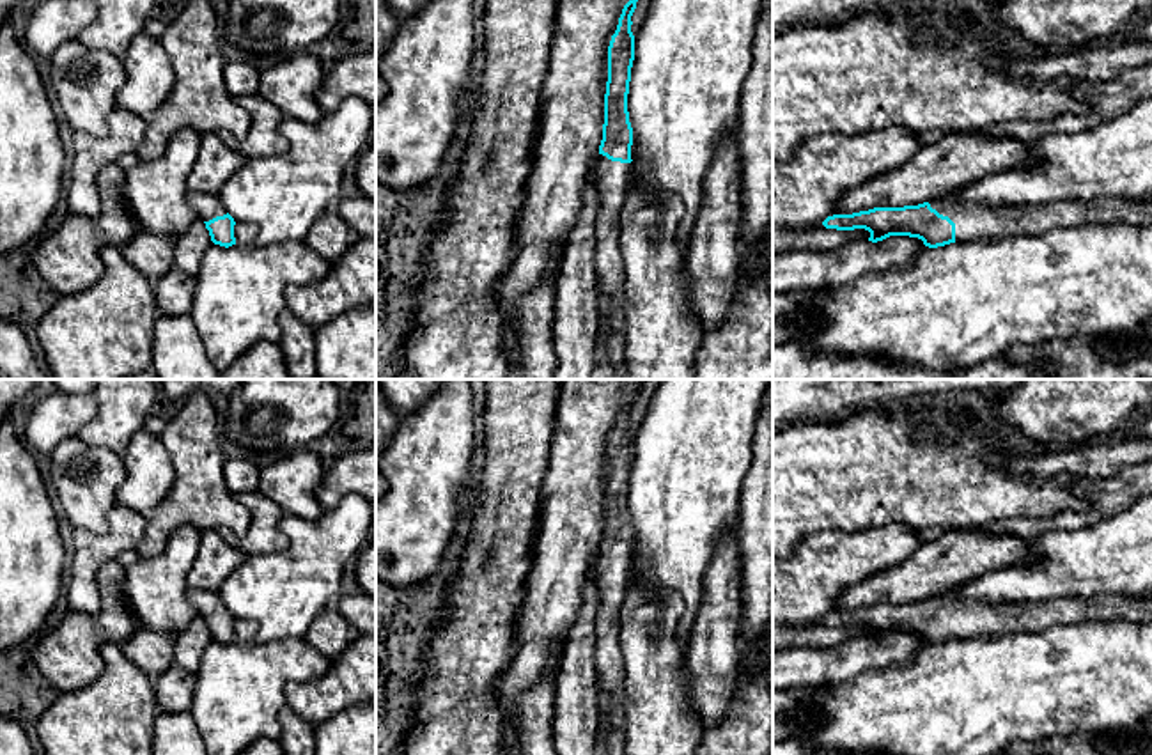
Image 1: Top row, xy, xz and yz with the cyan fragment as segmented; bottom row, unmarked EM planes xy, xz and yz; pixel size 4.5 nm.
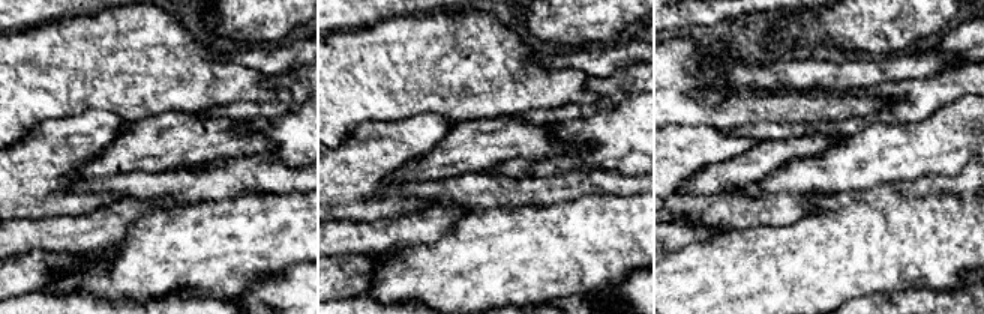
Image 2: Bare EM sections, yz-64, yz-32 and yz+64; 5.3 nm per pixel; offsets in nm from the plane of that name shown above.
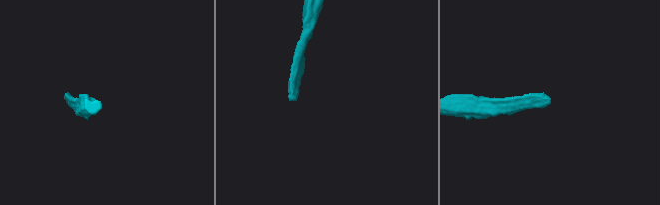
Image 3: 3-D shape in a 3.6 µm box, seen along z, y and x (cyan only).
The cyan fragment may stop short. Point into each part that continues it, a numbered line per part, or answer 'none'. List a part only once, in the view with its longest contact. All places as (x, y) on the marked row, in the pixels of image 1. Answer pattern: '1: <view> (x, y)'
1: yz (972, 220)

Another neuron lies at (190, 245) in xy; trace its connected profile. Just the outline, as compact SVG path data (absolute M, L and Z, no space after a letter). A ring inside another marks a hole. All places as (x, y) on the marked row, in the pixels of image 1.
M197 220L175 237L175 266L195 276L202 266L202 257L211 245L206 223Z

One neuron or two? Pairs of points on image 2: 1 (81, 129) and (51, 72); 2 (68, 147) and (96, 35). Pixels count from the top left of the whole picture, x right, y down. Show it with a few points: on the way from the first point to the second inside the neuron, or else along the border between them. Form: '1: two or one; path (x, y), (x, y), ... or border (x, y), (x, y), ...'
1: two; border (108, 111), (89, 110), (48, 119), (39, 125)
2: two; border (110, 111), (89, 110), (41, 123)

